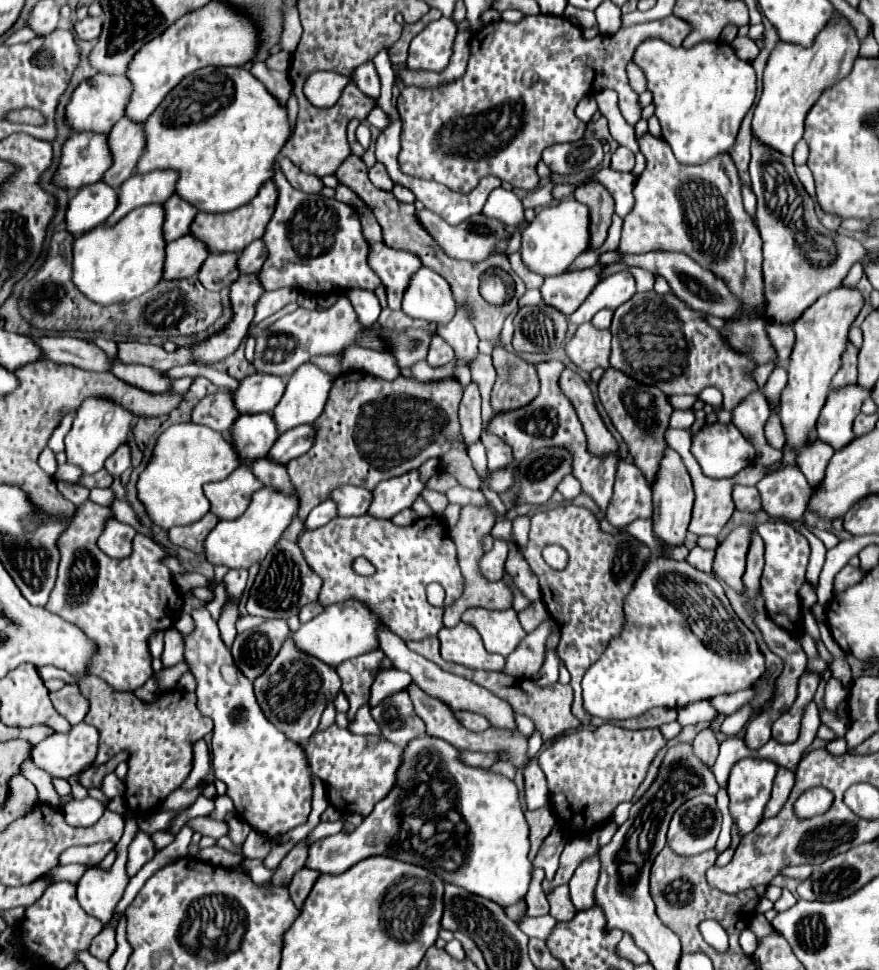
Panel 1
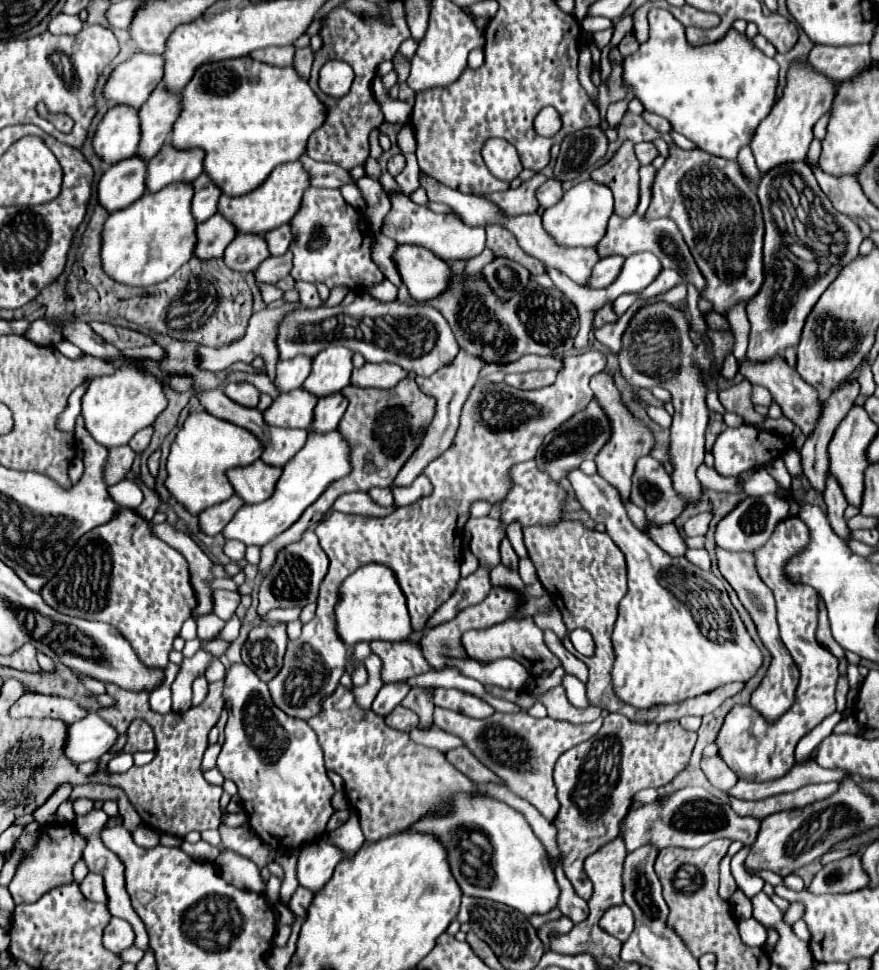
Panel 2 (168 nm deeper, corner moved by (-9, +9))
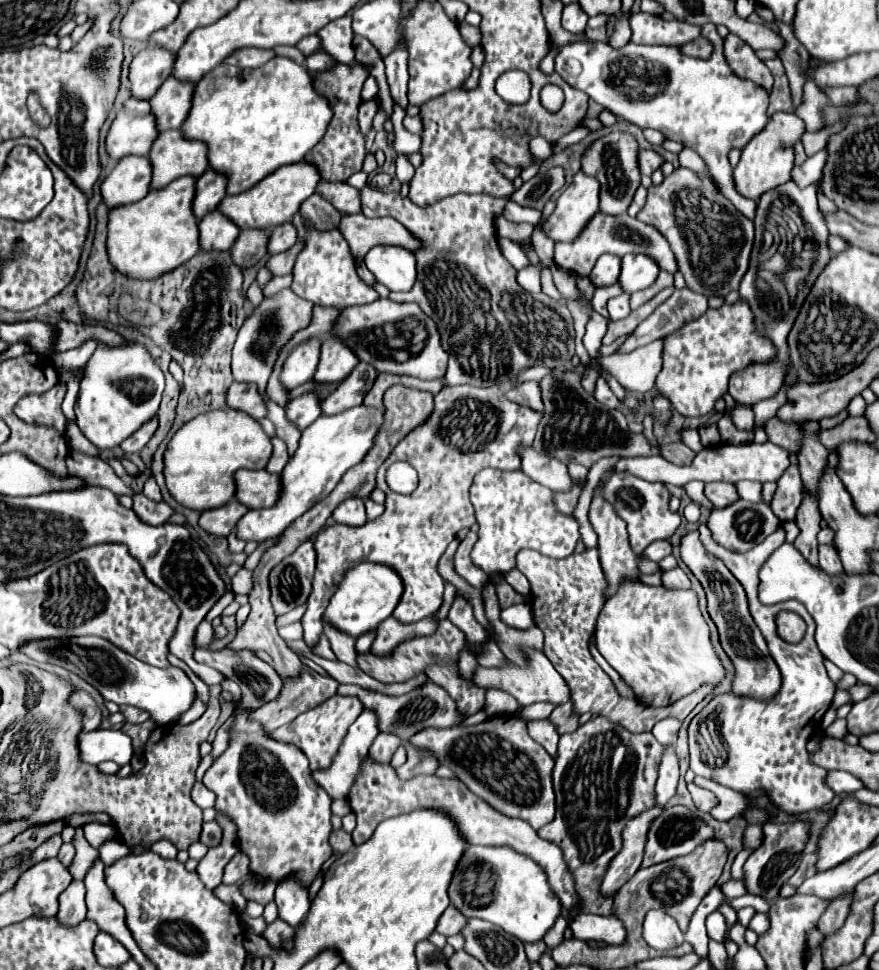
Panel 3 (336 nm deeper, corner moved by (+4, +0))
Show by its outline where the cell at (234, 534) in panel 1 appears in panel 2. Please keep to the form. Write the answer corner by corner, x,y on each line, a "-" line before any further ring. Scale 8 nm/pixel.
337,429
331,433
311,431
305,447
295,455
295,459
291,459
283,467
283,475
277,481
273,497
257,505
243,505
223,529
225,539
237,539
245,545
263,547
265,543
275,539
279,533
289,529
303,515
303,511
311,503
315,503
335,479
343,479
349,473
351,473
351,451
349,451
347,439
343,439
343,435

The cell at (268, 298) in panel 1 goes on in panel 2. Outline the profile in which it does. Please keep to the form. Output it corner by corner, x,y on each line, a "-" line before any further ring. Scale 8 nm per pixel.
265,285
265,287
261,287
261,293
263,293
263,301
265,301
267,305
283,297
283,291
277,289
275,285

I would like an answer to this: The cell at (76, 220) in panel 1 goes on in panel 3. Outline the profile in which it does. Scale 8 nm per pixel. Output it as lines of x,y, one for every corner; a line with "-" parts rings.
140,156
122,158
100,184
102,202
108,208
138,202
150,190
148,188
150,176
152,176
152,168
148,164
148,158
140,158

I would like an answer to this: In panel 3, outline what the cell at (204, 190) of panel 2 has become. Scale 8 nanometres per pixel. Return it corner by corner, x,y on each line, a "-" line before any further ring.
208,168
200,178
196,178
196,196
192,202
194,216
202,220
208,212
216,210
216,206
224,196
226,196
224,178
218,172
212,172

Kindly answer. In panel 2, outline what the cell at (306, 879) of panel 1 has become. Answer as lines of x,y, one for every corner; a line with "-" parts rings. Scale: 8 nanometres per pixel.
297,887
297,891
293,893
293,897
291,897
291,901
289,901
289,909
291,909
297,917
305,919
307,907
309,907
311,899
313,899
313,895
311,895
305,887

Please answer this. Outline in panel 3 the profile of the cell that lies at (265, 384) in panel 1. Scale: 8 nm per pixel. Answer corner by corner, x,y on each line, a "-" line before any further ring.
312,338
310,342
304,342
302,346
294,348
294,352
286,358
280,372
280,384
284,388
292,390
312,378
312,372
316,370
320,356
320,344
322,340

